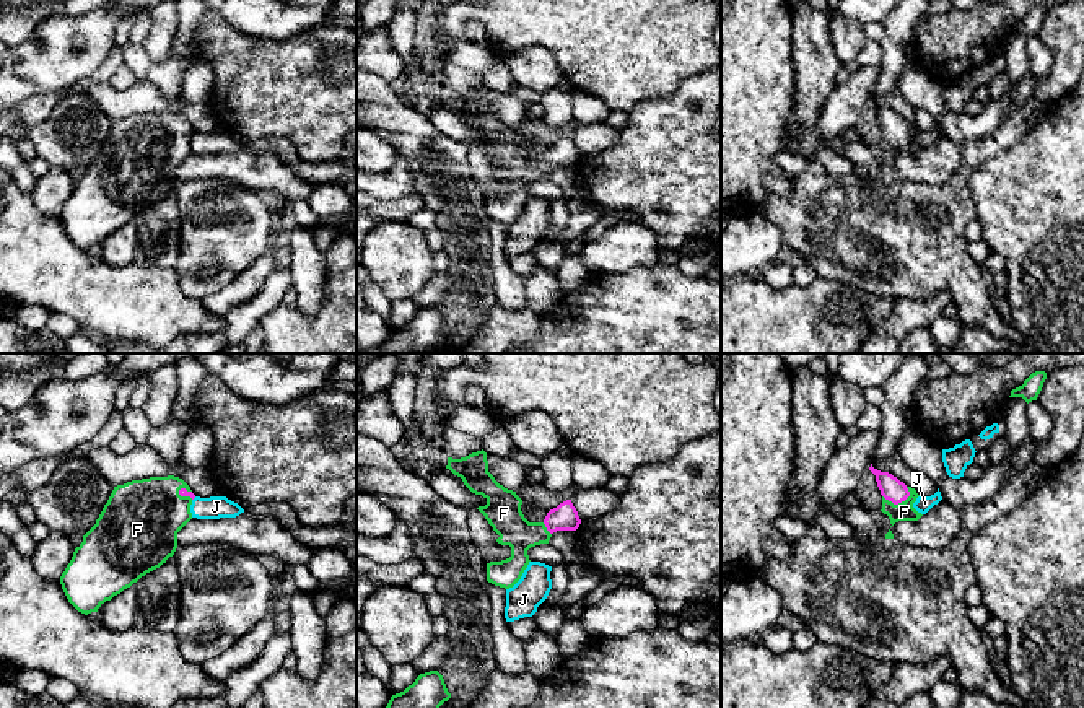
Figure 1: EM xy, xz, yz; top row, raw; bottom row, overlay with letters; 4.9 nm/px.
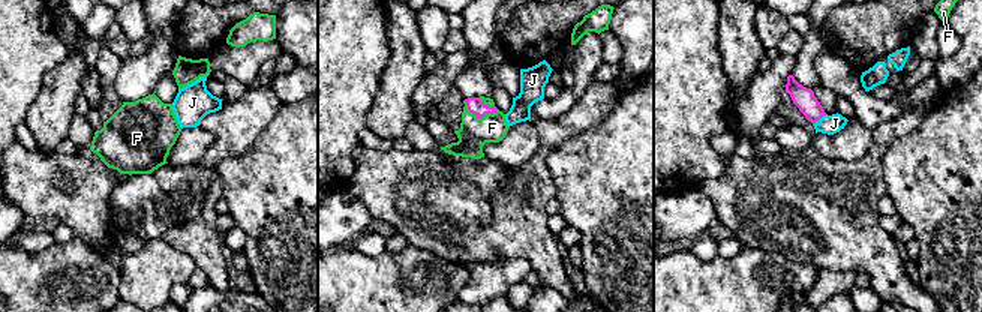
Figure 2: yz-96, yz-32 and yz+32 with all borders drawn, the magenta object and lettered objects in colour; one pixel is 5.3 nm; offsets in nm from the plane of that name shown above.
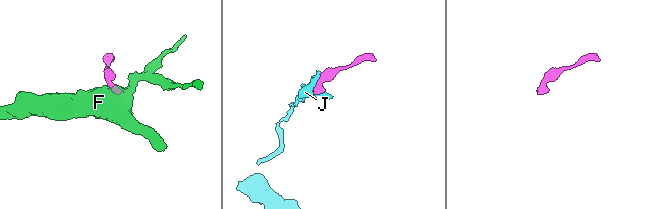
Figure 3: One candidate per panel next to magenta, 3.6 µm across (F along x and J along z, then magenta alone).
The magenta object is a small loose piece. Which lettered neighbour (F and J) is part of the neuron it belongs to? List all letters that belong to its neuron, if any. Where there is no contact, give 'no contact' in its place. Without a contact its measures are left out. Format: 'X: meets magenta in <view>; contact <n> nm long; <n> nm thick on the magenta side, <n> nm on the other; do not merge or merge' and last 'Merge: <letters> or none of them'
F: meets magenta in yz; contact 150 nm long; 120 nm thick on the magenta side, 100 nm on the other; merge
J: no contact; do not merge
Merge: F

